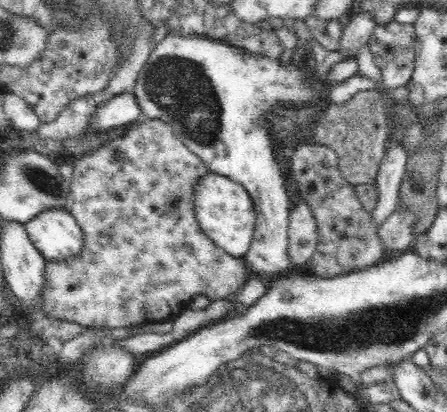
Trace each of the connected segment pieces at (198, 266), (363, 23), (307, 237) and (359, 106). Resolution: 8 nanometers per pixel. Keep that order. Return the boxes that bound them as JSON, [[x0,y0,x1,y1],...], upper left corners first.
[[34,119,251,329],[337,12,378,58],[287,202,317,264],[310,89,390,185]]

